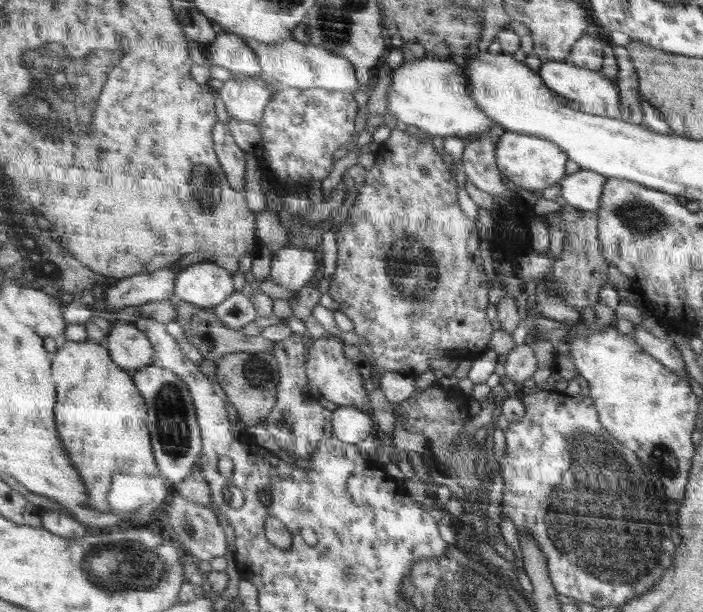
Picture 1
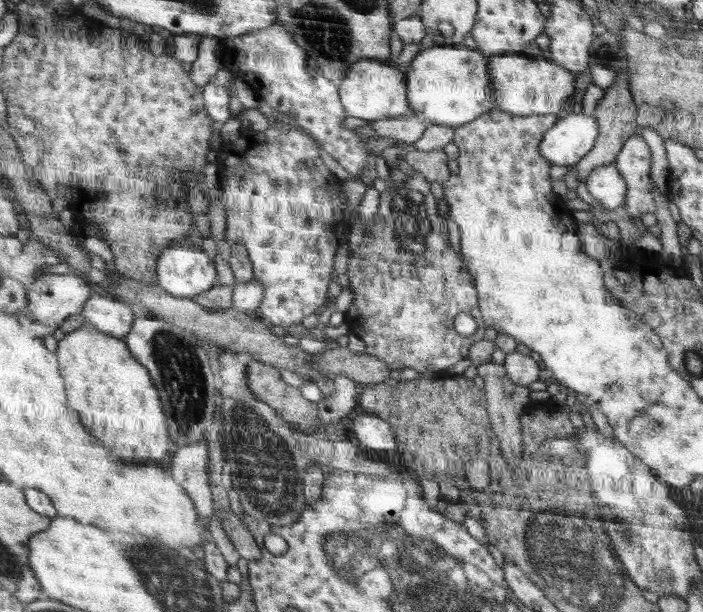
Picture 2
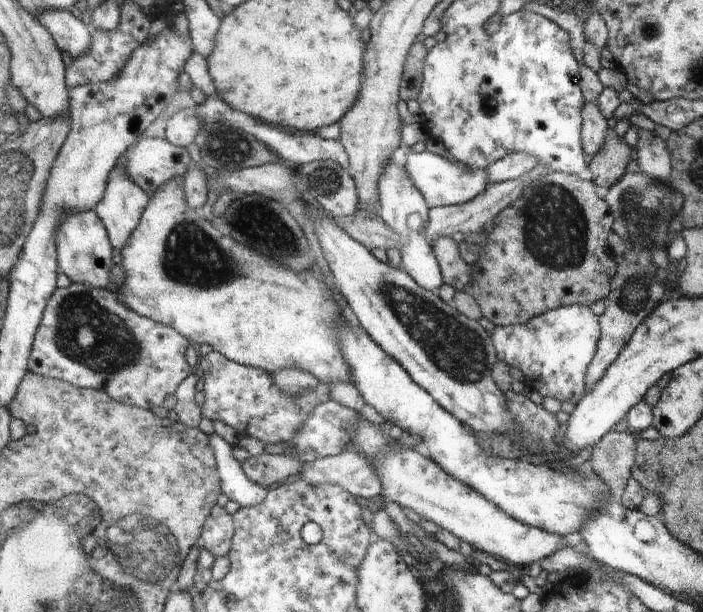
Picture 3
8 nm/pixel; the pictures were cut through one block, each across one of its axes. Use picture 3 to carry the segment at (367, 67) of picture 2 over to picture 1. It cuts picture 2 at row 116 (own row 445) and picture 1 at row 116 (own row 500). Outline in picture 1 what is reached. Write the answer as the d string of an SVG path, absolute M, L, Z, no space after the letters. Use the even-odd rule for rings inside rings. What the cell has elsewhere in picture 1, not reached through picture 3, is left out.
M424 57L412 62L404 61L398 69L391 72L392 84L388 92L388 113L404 127L416 126L425 138L435 136L456 136L463 140L478 138L489 133L491 126L497 124L477 105L468 90L464 69L451 59Z

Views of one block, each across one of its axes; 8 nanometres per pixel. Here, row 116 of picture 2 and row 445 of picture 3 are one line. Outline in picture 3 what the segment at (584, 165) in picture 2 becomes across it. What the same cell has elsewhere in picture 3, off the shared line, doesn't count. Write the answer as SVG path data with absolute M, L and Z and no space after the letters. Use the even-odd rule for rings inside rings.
M610 430L593 446L588 466L598 473L615 490L617 497L630 478L630 468L635 466L637 442L628 431Z

